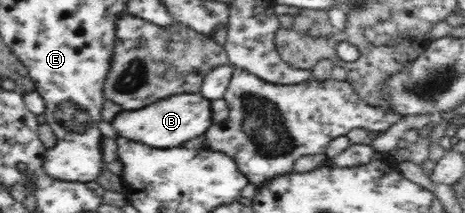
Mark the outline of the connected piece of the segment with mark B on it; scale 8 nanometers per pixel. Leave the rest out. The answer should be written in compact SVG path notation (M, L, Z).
M200 93L173 95L138 111L122 111L111 121L111 124L117 132L117 137L140 141L152 148L170 149L205 135L205 131L213 124L211 101Z

